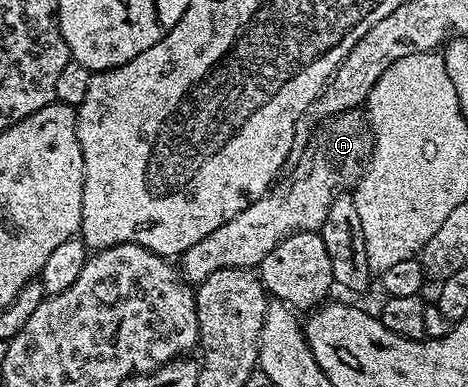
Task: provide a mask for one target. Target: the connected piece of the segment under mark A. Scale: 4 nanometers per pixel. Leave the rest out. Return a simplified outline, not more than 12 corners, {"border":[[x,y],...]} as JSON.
{"border":[[362,109],[312,140],[314,168],[275,186],[180,256],[191,285],[261,268],[318,231],[374,153]]}

